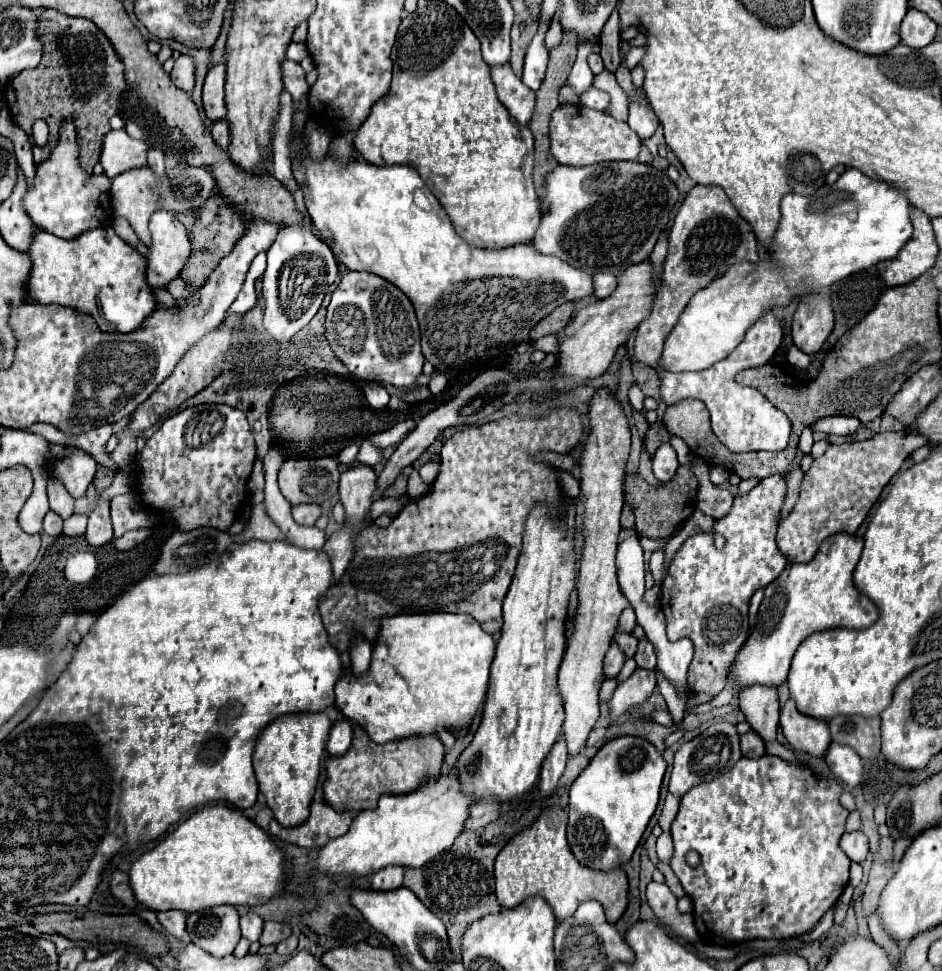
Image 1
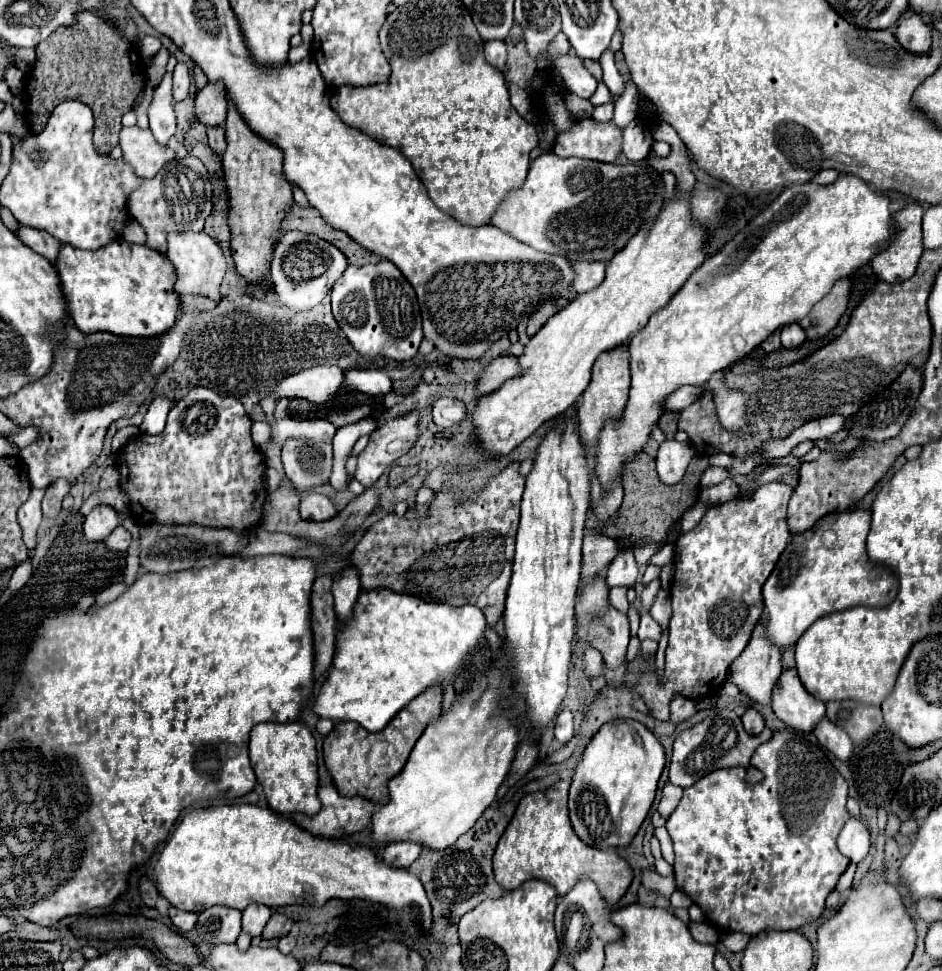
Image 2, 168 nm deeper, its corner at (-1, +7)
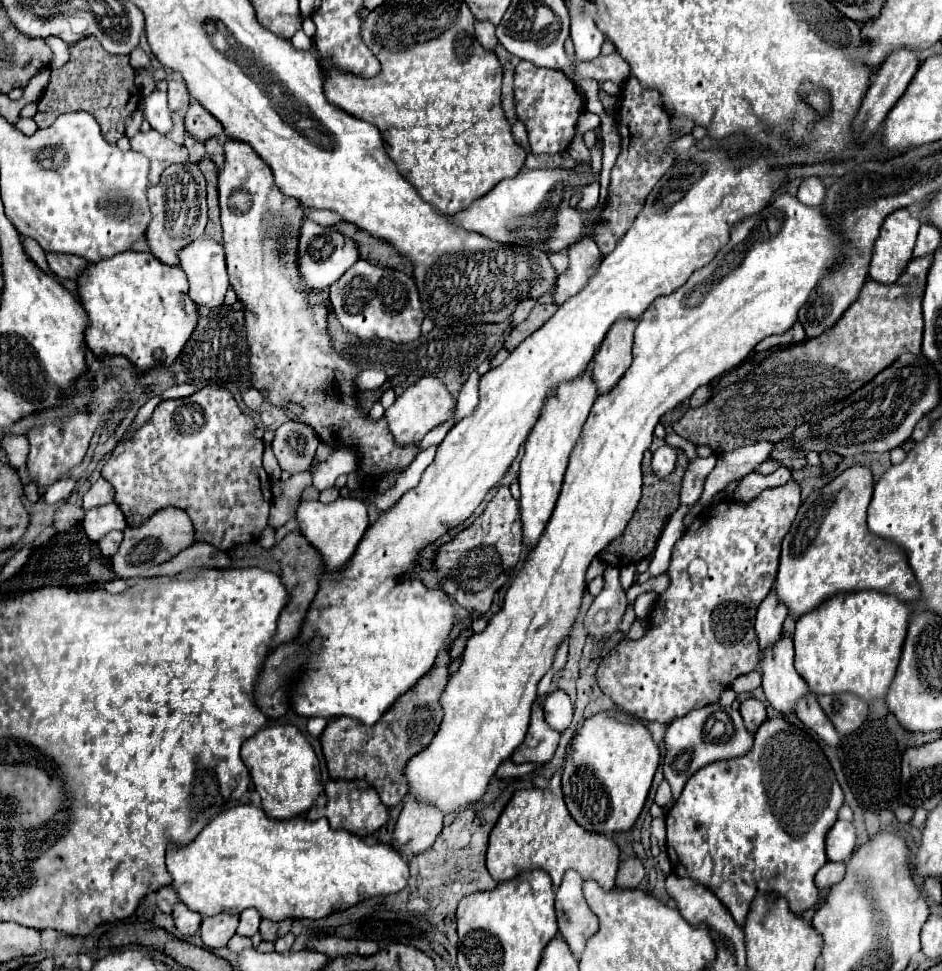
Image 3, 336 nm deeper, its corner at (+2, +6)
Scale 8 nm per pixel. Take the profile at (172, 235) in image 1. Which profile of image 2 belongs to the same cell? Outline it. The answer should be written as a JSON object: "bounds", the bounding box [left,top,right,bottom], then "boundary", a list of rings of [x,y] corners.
{"bounds":[166,231,226,301],"boundary":[[[184,231],[184,233],[170,233],[168,235],[168,253],[166,257],[172,261],[172,265],[178,271],[178,281],[176,281],[176,291],[180,295],[202,295],[208,299],[218,301],[220,295],[220,283],[226,273],[226,257],[220,245],[208,237],[204,231],[194,233],[194,231]]]}

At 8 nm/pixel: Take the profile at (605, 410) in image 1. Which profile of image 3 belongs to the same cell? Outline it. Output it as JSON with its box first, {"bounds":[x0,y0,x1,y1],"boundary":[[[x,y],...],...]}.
{"bounds":[591,320,637,394],"boundary":[[[621,320],[621,324],[613,324],[613,332],[609,332],[609,338],[605,338],[605,344],[601,344],[597,350],[597,356],[593,356],[591,378],[597,386],[597,394],[607,394],[611,388],[615,388],[615,384],[631,366],[635,326],[637,322],[633,320]]]}

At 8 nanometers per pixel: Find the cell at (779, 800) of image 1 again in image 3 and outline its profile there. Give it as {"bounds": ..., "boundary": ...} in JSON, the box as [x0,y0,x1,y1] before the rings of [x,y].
{"bounds":[667,718,843,926],"boundary":[[[783,718],[765,720],[755,732],[755,748],[751,748],[751,752],[737,760],[709,764],[709,768],[697,772],[697,776],[687,780],[679,800],[667,812],[667,852],[673,874],[709,888],[731,912],[737,926],[745,924],[751,902],[757,894],[773,892],[785,898],[791,912],[797,916],[819,902],[815,874],[829,862],[825,854],[825,838],[837,822],[843,790],[819,742],[815,740],[813,748],[803,744],[801,736],[807,734],[807,730],[793,726]]]}

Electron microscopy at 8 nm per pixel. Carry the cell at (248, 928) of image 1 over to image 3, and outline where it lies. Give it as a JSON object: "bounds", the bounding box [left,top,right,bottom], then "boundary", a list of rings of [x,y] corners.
{"bounds":[237,908,261,936],"boundary":[[[255,908],[243,910],[243,912],[239,914],[239,918],[241,918],[241,922],[239,922],[237,934],[241,934],[241,936],[253,936],[253,934],[259,930],[261,914],[259,914]]]}

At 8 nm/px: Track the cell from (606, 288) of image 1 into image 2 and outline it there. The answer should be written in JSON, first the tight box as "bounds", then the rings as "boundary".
{"bounds":[572,261,604,293],"boundary":[[[576,261],[572,263],[576,281],[572,281],[572,287],[576,289],[576,293],[586,293],[594,287],[598,287],[604,281],[604,263],[584,263],[584,261]]]}

